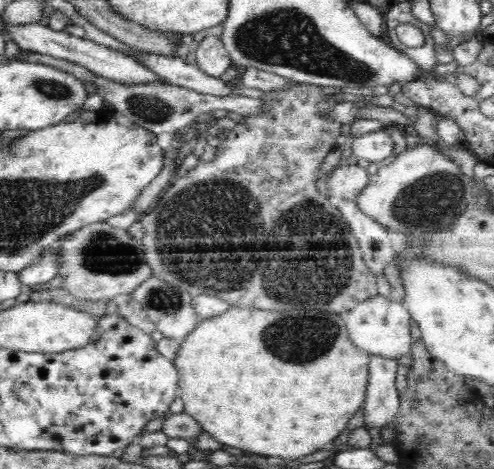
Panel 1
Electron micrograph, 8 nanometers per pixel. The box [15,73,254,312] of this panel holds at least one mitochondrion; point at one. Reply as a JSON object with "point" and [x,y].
{"point":[103,253]}

